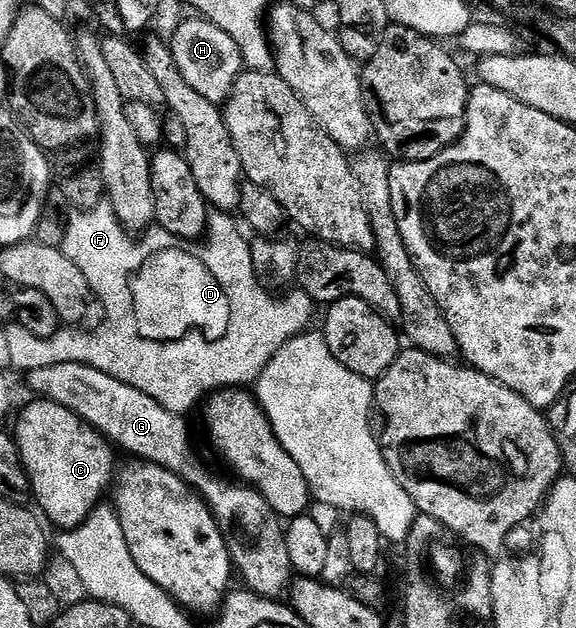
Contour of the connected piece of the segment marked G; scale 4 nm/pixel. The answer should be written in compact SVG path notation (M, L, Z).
M84 361L42 367L29 372L26 379L29 387L48 401L72 397L70 408L80 416L81 422L87 423L109 442L117 446L120 444L126 452L133 453L133 458L152 461L188 482L203 497L221 529L231 538L232 564L238 577L248 584L245 586L251 592L261 599L276 599L284 588L284 592L289 588L294 570L286 551L286 529L281 518L257 488L236 479L227 481L214 470L208 469L207 463L196 454L192 446L192 437L188 434L188 425L183 416L171 413L150 395L103 374L91 363Z

